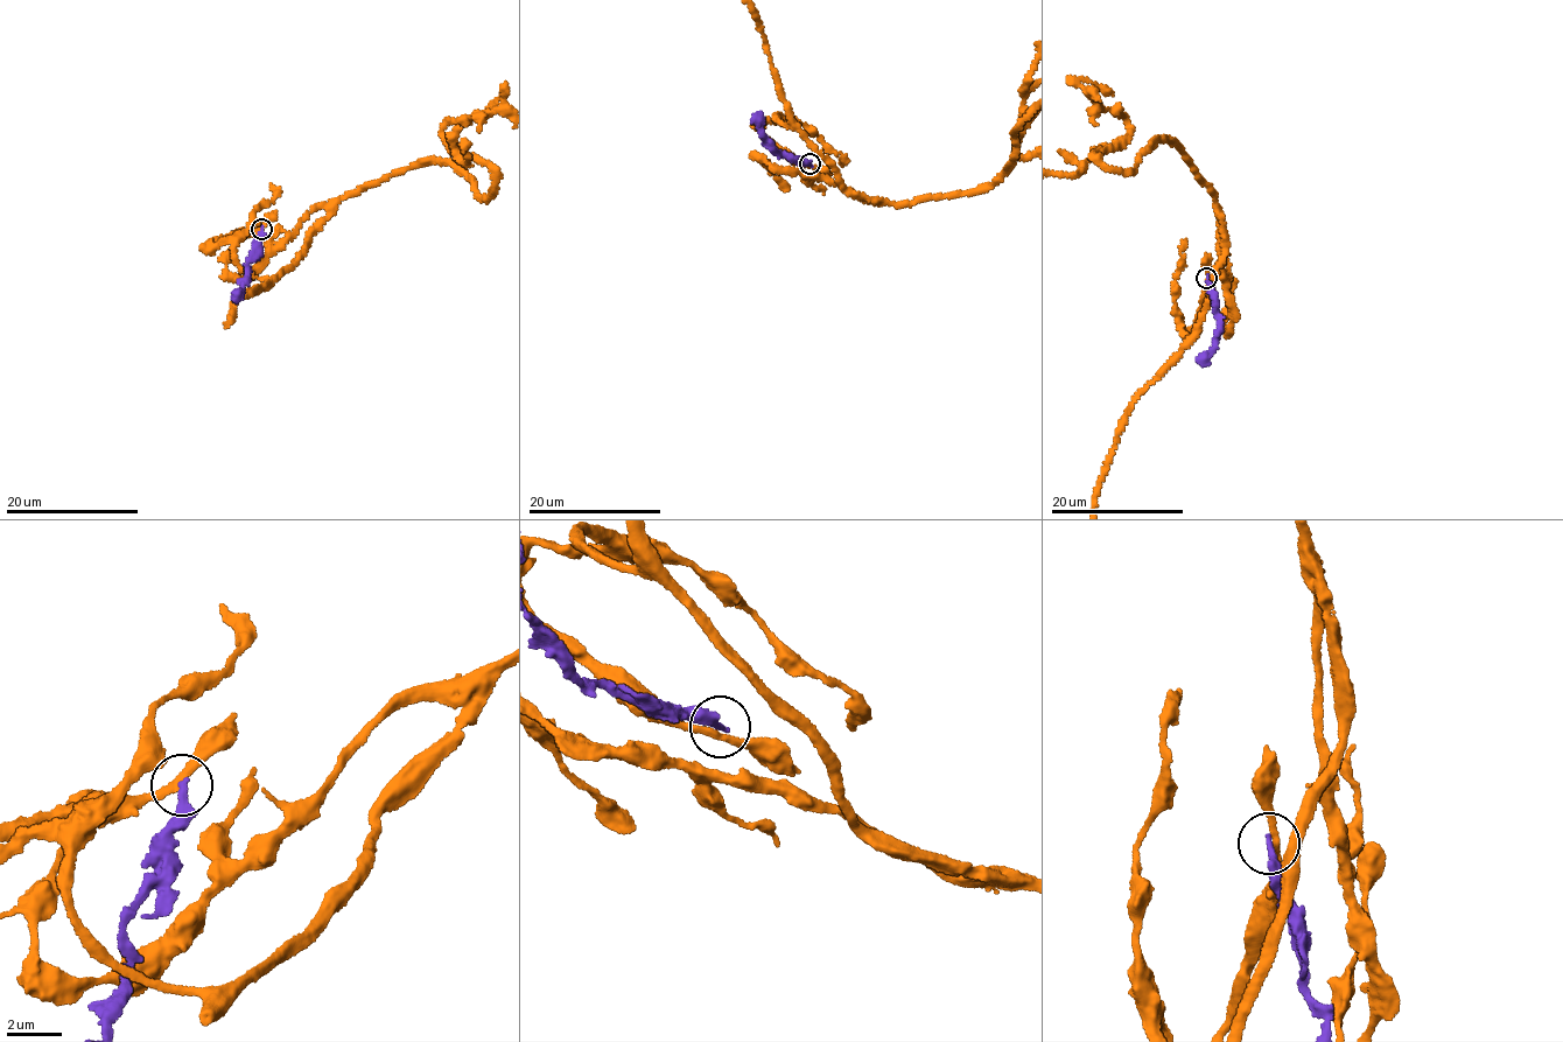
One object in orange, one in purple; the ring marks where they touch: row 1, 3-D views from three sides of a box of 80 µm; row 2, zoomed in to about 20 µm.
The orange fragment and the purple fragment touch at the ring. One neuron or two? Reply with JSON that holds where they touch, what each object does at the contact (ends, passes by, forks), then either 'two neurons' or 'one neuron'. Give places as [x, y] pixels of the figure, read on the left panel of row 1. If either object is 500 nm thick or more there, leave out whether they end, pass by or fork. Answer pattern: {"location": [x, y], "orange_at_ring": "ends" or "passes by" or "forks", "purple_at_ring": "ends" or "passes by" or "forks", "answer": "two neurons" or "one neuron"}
{"location": [261, 229], "orange_at_ring": "passes by", "purple_at_ring": "ends", "answer": "two neurons"}

